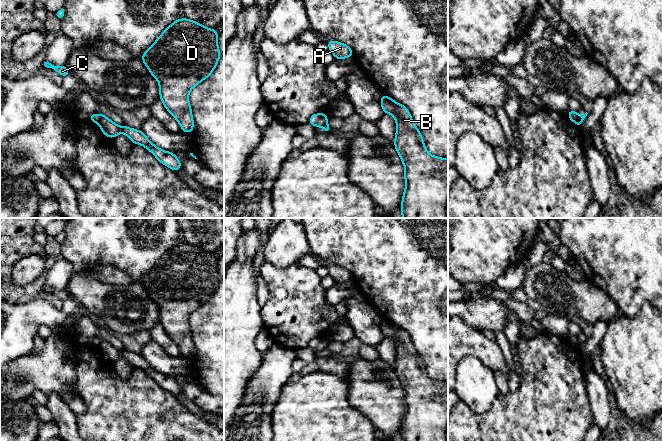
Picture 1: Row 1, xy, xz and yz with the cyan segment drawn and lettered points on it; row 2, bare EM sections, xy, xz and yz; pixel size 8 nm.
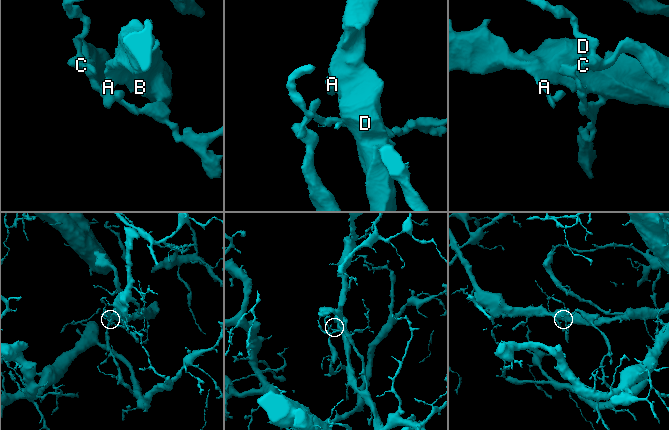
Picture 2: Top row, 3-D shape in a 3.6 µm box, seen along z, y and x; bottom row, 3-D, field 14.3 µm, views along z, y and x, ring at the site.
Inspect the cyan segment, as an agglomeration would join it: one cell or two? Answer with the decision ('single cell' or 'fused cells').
fused cells

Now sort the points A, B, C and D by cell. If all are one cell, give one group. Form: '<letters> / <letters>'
A B D / C

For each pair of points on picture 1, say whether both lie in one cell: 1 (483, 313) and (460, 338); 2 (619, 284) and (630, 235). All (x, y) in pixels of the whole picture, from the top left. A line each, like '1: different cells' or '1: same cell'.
1: different cells
2: same cell

